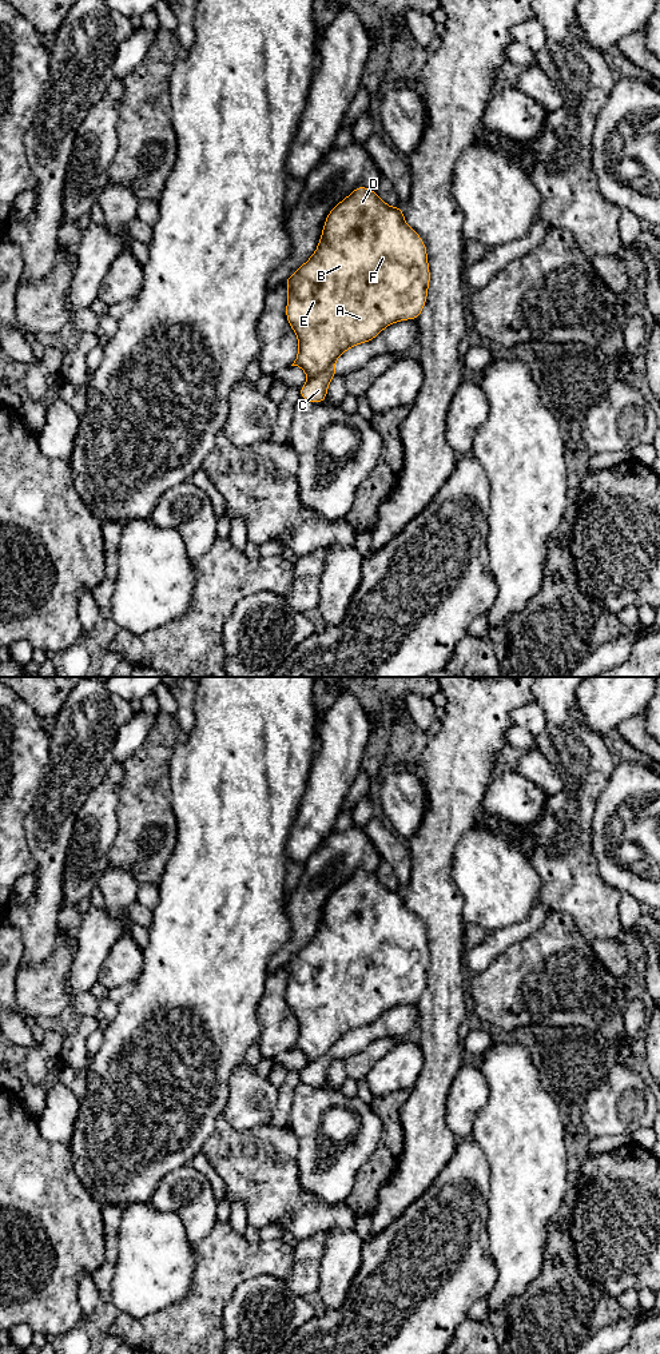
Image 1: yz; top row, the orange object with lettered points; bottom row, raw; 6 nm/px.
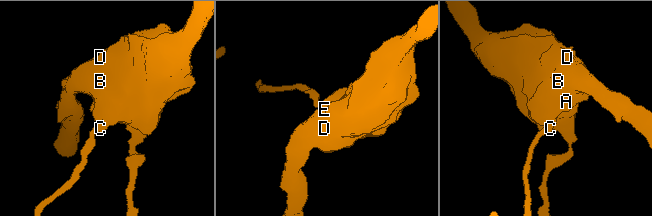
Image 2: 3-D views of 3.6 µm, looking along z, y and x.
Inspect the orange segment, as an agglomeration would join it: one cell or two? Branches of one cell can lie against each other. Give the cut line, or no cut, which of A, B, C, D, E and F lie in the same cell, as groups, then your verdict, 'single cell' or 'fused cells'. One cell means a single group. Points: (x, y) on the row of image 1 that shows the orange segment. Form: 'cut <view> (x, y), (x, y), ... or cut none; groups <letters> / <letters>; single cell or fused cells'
cut yz (332, 365), (310, 378); groups A B D E F / C; fused cells

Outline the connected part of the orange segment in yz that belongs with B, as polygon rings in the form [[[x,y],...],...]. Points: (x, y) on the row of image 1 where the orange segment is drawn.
[[[357,187],[329,212],[311,258],[285,280],[289,290],[286,318],[299,342],[299,351],[291,366],[301,367],[310,378],[317,377],[347,349],[374,339],[389,324],[416,320],[425,306],[429,282],[425,243],[406,224],[402,208],[387,206],[374,190]]]

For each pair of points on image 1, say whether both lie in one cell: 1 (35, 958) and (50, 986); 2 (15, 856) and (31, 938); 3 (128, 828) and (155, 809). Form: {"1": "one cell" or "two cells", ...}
{"1": "two cells", "2": "two cells", "3": "one cell"}

